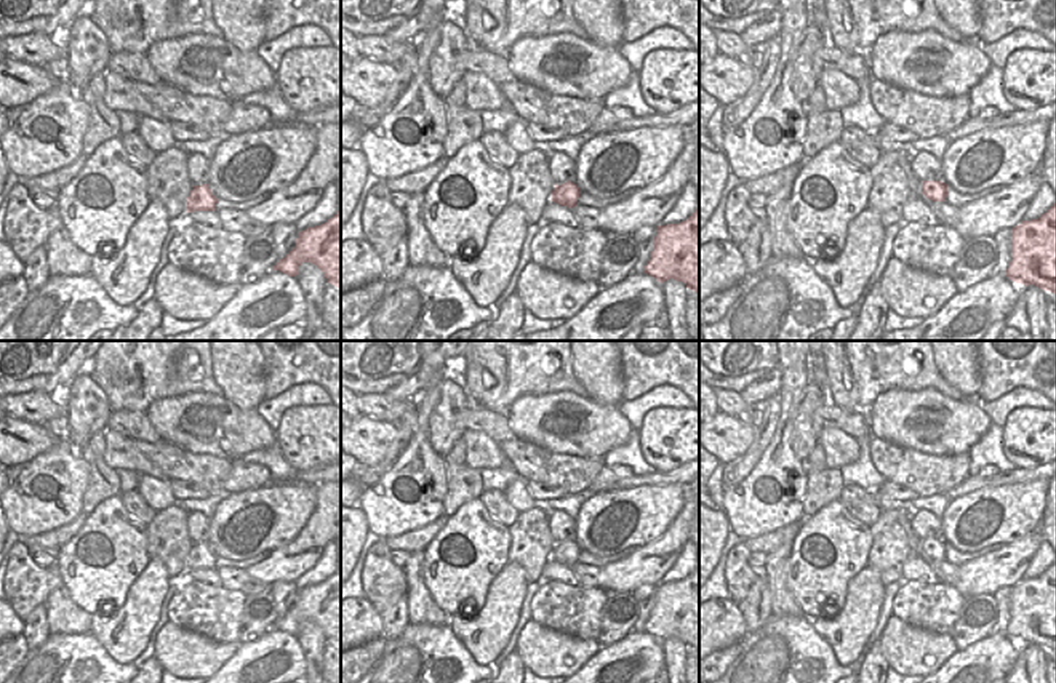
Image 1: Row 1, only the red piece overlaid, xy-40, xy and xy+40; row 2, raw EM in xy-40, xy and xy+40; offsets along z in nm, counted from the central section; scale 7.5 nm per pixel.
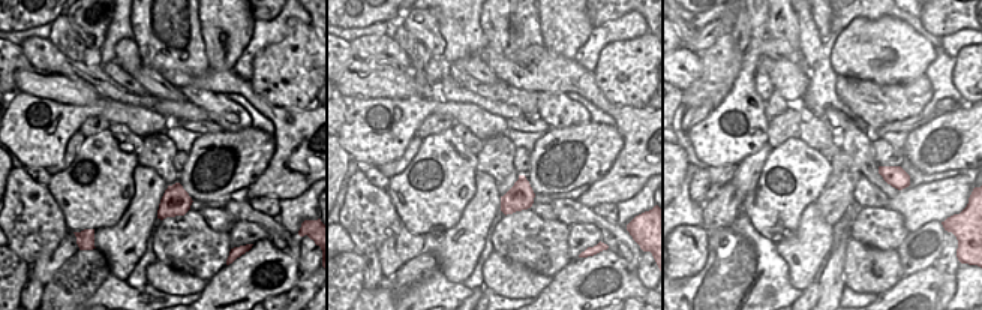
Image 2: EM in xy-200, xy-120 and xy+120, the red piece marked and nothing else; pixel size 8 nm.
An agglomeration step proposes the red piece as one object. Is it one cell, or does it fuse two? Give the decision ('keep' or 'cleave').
keep

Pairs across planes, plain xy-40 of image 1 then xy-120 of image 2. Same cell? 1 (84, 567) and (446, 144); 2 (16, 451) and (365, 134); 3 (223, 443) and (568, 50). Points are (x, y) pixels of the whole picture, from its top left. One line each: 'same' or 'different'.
1: same
2: different
3: different

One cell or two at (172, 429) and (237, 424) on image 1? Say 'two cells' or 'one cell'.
one cell

